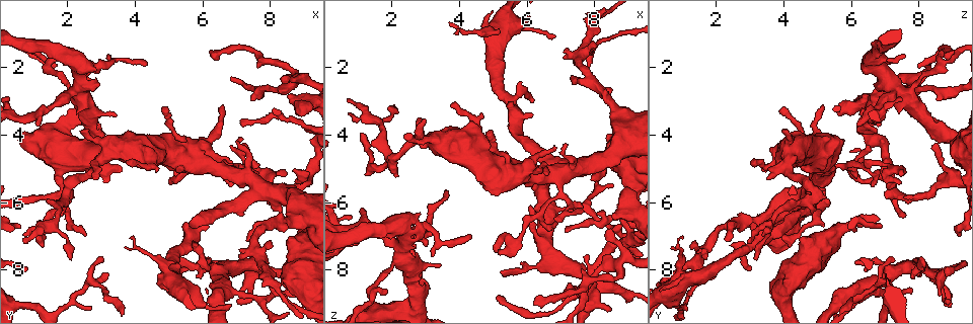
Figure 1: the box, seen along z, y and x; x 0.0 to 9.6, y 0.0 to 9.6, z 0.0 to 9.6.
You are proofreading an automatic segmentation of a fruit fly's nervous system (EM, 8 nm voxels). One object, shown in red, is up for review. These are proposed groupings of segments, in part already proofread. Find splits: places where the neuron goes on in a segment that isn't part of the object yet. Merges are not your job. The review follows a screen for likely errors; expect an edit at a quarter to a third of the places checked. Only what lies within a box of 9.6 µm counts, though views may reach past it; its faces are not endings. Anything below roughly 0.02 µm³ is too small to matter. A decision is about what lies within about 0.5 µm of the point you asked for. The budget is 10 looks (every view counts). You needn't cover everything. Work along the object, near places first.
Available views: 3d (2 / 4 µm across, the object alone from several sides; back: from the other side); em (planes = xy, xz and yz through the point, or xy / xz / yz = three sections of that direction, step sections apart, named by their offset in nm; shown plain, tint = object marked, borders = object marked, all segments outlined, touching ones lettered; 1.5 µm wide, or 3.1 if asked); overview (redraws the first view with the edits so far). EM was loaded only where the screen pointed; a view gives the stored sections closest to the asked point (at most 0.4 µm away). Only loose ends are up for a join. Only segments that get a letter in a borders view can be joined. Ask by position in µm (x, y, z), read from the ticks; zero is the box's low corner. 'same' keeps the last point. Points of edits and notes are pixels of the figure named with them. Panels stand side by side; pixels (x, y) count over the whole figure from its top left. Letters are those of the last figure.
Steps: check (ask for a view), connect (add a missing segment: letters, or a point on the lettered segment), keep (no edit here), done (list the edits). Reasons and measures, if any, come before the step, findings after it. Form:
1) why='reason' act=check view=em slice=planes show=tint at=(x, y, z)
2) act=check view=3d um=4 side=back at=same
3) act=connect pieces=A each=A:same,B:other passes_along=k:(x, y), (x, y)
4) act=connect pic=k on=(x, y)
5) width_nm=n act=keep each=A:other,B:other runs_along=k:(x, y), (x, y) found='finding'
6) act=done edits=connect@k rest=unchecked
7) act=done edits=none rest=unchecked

why='stops while still wide' act=check view=3d um=4 at=(8.60, 7.05, 4.50)

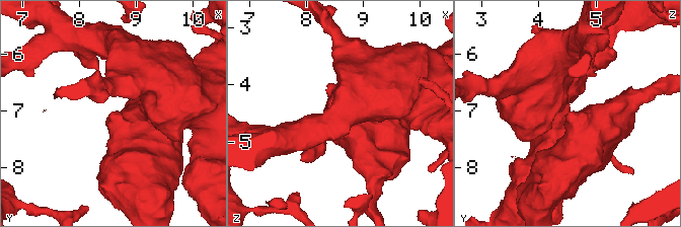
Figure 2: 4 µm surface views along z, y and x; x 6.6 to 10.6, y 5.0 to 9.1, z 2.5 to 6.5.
act=check view=em slice=xz step=8 show=tint at=(8.55, 7.00, 4.55)

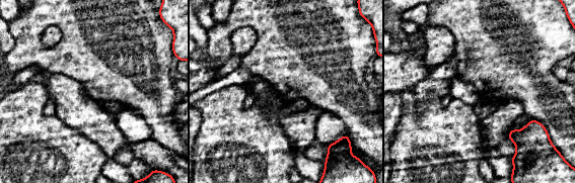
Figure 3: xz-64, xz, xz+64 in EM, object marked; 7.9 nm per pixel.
why='cut it another way' act=check view=em slice=planes show=borders at=same

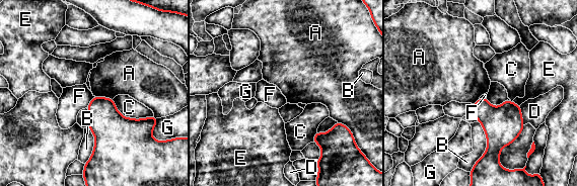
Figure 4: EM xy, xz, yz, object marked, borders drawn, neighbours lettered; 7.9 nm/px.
act=keep each=A:other,B:other,C:other,D:other,E:other,F:other,G:other border=4:(94, 96), (86, 108) found='none of them fits'

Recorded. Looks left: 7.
why='an open end' act=check view=em slice=planes show=tint at=(8.50, 2.80, 6.50)

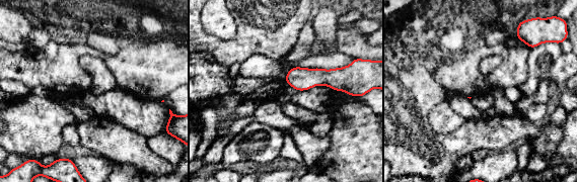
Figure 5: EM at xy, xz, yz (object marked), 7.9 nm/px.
why='what lies round it' act=check view=em slice=planes show=borders at=same

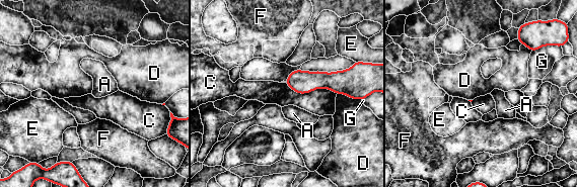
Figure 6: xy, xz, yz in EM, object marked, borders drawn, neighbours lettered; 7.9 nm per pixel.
longest_contact=C:420nm act=keep each=A:other,C:other,D:other,E:other,F:other,G:other found='none of them fits'

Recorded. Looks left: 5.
why='tapers out' act=check view=em slice=xz step=8 show=borders at=(1.05, 7.05, 4.00)

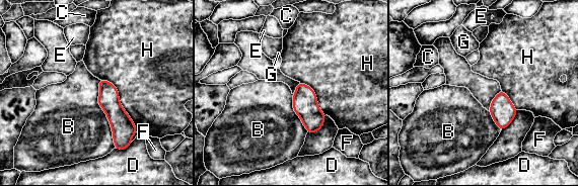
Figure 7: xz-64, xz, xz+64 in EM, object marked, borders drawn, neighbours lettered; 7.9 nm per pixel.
longest_contact=B:550nm act=keep each=B:other,C:other,D:other,E:other,F:other,G:other,H:other runs_along=7:(102, 82), (119, 118), (118, 146) found='none of them fits'

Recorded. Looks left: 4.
why='free end' act=check view=em slice=xz step=8 show=borders at=(5.15, 5.10, 7.45)

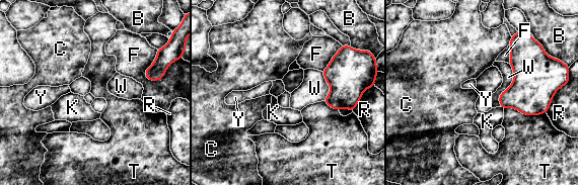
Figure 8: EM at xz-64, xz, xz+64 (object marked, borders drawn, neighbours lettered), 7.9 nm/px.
act=check view=em slice=planes show=borders at=same

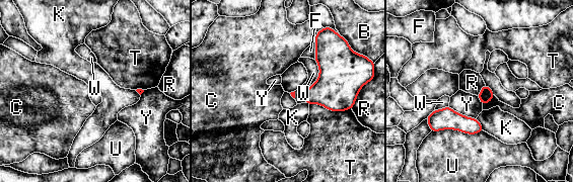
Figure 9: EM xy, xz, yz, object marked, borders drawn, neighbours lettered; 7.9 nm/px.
act=keep each=B:other,C:other,F:other,K:other,R:other,T:other,U:other,W:other,Y:other found='no lettered segment goes on from it'

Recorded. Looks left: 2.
act=done edits=none rest=unchecked

